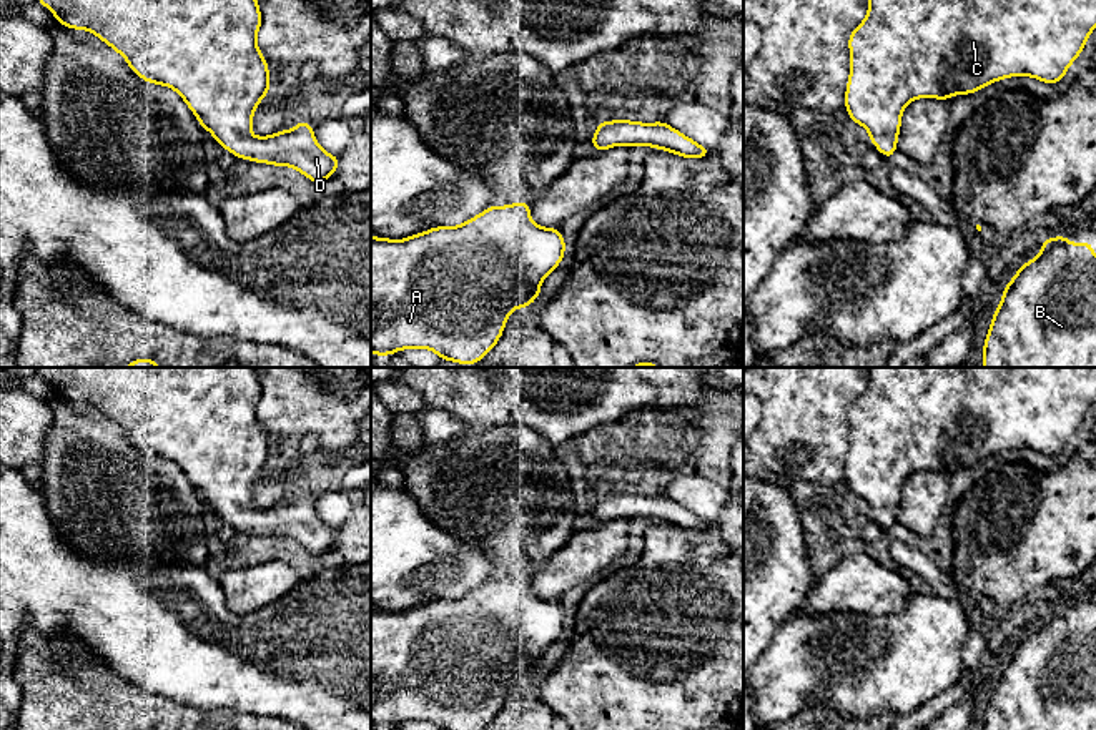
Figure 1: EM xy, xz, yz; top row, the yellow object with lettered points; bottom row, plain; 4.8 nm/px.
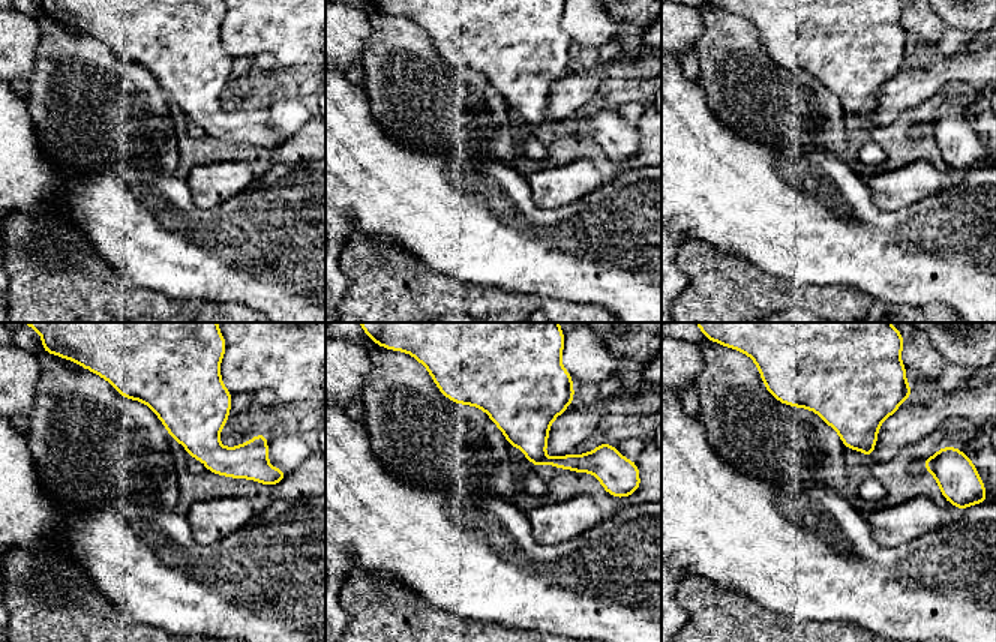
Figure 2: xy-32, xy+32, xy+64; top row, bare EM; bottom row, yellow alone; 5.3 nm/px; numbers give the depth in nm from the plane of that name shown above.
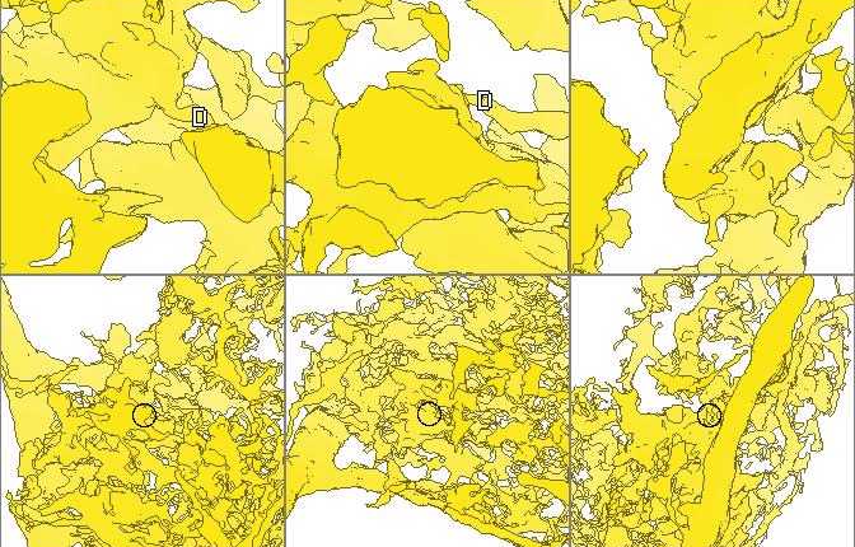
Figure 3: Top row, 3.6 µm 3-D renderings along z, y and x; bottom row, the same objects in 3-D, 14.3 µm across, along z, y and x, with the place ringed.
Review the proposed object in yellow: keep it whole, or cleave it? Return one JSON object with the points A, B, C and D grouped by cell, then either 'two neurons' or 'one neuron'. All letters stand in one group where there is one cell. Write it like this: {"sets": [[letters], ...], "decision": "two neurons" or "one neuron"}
{"sets": [["A", "B", "C", "D"]], "decision": "one neuron"}

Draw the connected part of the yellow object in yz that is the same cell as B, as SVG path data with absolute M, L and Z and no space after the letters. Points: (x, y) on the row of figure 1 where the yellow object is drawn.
M1063 233L1054 239L1048 234L1043 238L1044 244L1039 254L1028 259L1003 289L1001 303L993 313L983 344L981 367L1096 367L1096 256L1091 253L1096 243L1071 243Z

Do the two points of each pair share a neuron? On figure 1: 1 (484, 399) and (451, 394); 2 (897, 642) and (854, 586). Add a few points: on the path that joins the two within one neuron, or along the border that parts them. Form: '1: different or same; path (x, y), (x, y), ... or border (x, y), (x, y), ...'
1: same; path (476, 394), (459, 394)
2: different; border (902, 611), (888, 614), (835, 614)

